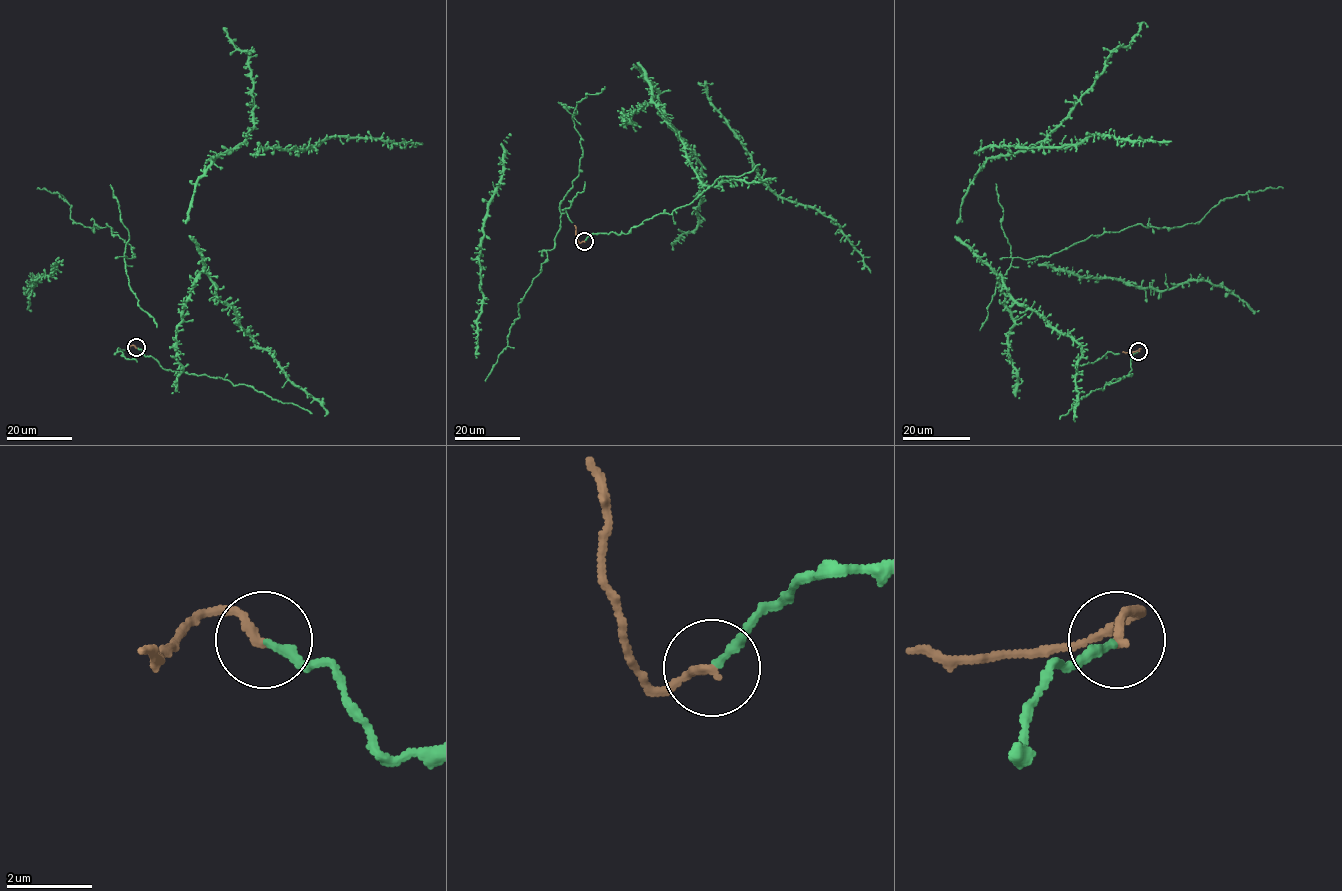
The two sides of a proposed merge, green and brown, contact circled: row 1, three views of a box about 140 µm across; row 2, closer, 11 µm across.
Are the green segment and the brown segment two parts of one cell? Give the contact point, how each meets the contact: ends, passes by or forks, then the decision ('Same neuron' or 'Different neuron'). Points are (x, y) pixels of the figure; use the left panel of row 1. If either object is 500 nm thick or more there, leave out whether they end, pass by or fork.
Place: (136, 347). At the ring green ends. At the ring brown ends. Same neuron

